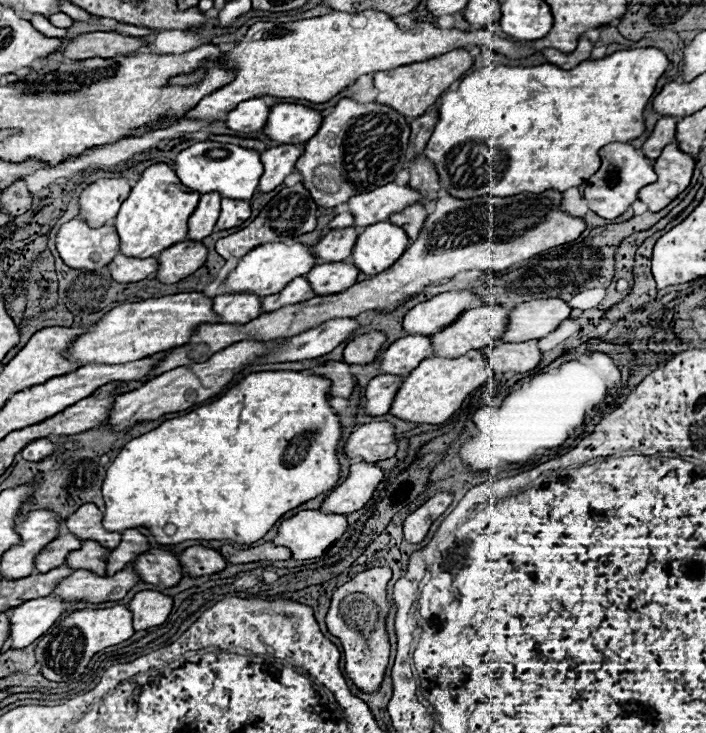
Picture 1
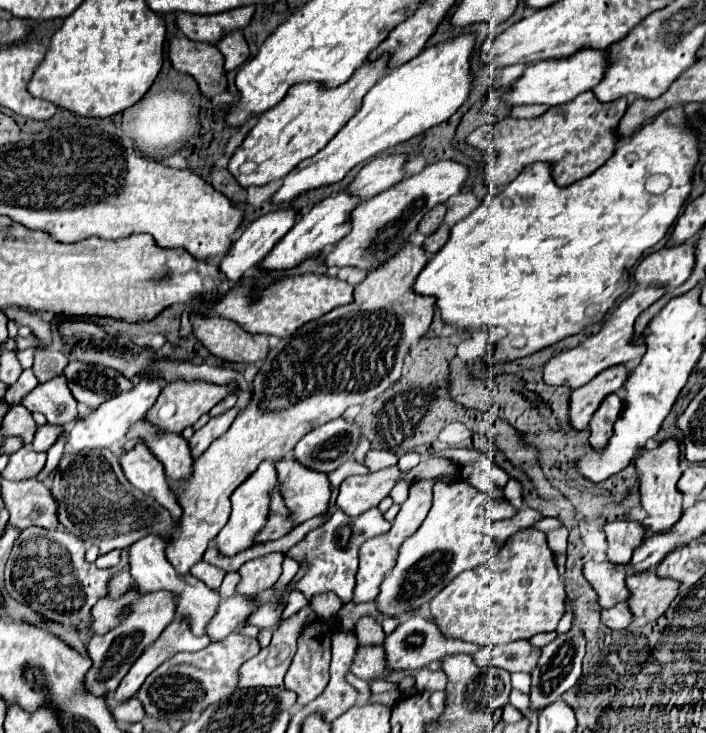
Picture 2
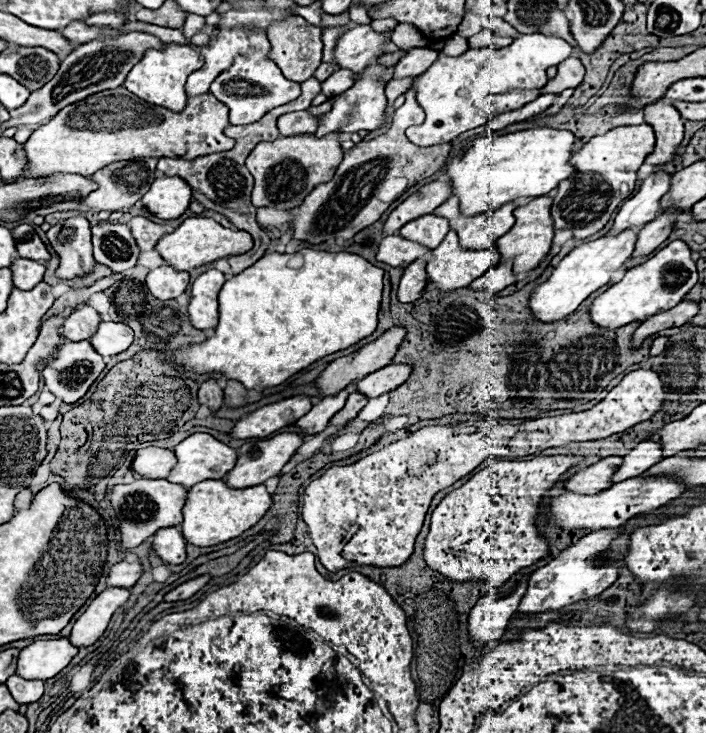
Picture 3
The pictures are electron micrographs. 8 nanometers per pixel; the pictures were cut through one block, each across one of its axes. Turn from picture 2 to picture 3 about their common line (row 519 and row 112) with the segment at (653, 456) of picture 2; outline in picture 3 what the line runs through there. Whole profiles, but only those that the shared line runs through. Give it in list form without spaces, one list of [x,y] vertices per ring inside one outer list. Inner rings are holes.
[[[656,100],[644,106],[644,120],[656,130],[654,152],[646,158],[648,164],[666,164],[672,160],[676,146],[684,138],[684,120],[666,100]]]

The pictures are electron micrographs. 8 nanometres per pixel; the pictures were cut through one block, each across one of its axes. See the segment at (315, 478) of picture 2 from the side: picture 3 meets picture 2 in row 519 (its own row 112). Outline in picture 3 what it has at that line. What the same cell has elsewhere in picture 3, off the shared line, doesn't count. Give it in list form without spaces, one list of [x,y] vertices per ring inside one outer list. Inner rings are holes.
[[[308,110],[290,112],[278,118],[280,136],[294,136],[294,134],[312,134],[320,124],[320,116],[312,116]]]

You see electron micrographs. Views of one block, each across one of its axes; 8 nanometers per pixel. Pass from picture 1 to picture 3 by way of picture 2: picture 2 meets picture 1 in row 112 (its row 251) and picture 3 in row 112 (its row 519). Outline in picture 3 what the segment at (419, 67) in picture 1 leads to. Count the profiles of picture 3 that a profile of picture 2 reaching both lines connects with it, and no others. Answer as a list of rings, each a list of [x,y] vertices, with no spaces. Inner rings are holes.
[[[124,86],[116,90],[104,90],[96,92],[76,104],[70,104],[68,108],[62,108],[48,124],[42,124],[38,130],[30,134],[30,138],[24,142],[24,152],[28,158],[28,166],[20,180],[24,178],[36,178],[36,176],[48,176],[54,172],[64,174],[82,174],[92,176],[96,170],[120,162],[120,160],[134,160],[138,156],[142,158],[182,158],[182,160],[194,160],[198,156],[214,154],[230,150],[236,142],[224,134],[224,128],[228,126],[228,108],[220,104],[212,94],[204,96],[192,96],[188,98],[186,108],[176,114],[162,106],[148,104],[140,100],[138,96],[132,96]]]

